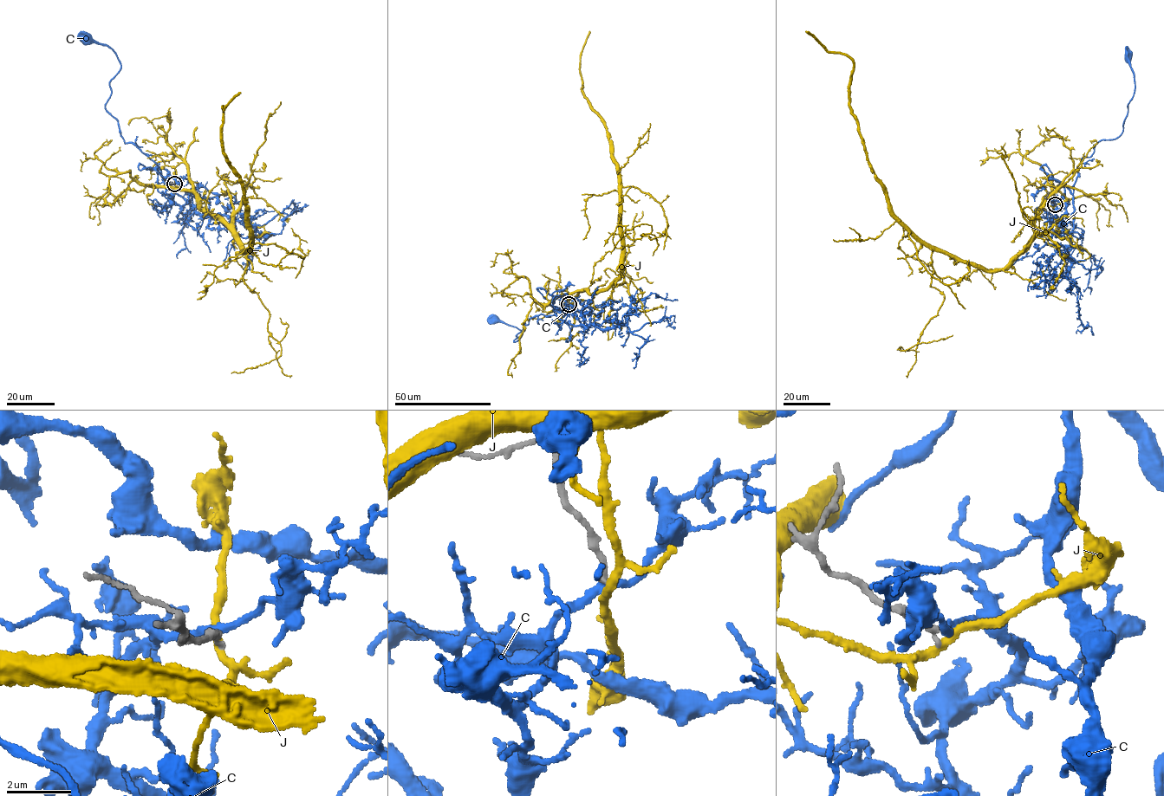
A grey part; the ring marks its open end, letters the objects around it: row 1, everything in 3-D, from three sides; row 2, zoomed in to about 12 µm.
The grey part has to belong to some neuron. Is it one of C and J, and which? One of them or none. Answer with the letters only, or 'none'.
C

